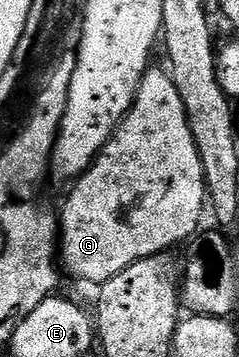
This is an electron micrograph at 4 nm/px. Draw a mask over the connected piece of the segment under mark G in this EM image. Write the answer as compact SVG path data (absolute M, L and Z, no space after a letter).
M156 65L147 68L142 76L140 87L134 96L133 107L125 115L125 119L118 125L116 132L110 137L108 143L99 153L98 158L93 161L90 168L73 182L70 194L66 197L66 202L60 208L60 265L74 277L79 277L82 281L95 281L101 283L112 279L124 271L125 267L138 262L142 258L148 258L152 254L167 252L172 246L183 241L187 242L197 234L198 220L202 212L202 207L207 202L208 194L206 191L206 176L203 174L203 163L196 149L195 137L190 131L190 124L187 121L187 113L184 111L183 100L180 99L179 91L175 83L170 78L169 72L165 68L158 68Z

